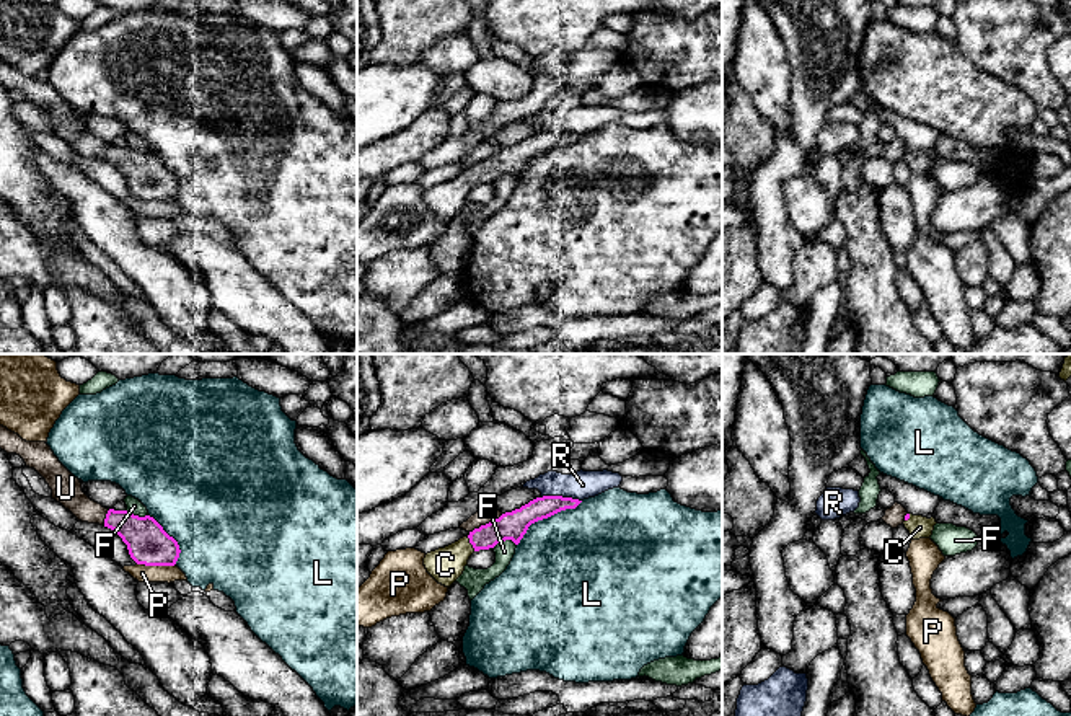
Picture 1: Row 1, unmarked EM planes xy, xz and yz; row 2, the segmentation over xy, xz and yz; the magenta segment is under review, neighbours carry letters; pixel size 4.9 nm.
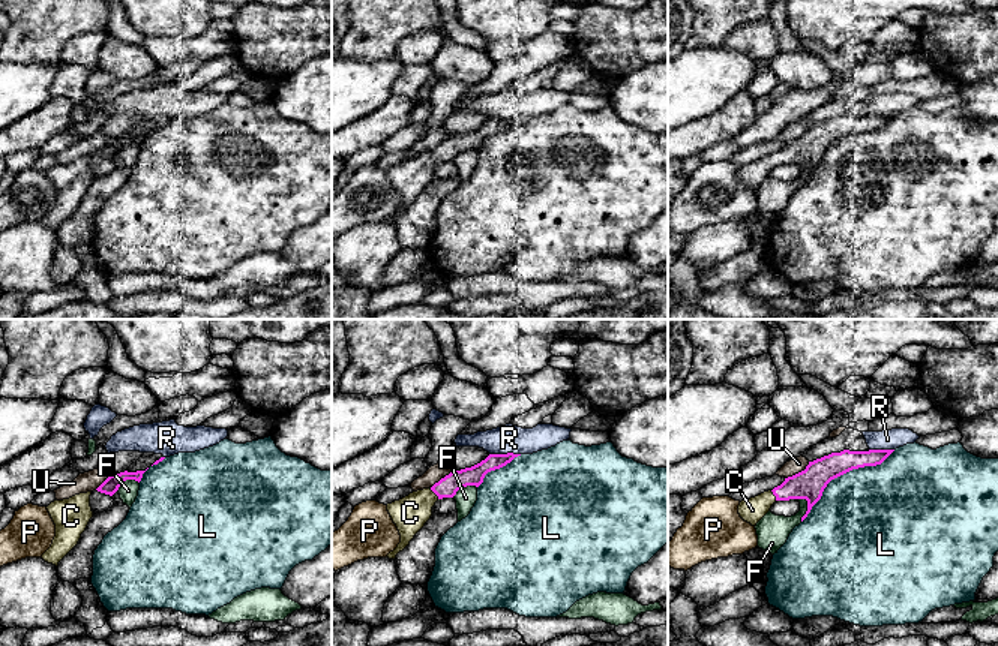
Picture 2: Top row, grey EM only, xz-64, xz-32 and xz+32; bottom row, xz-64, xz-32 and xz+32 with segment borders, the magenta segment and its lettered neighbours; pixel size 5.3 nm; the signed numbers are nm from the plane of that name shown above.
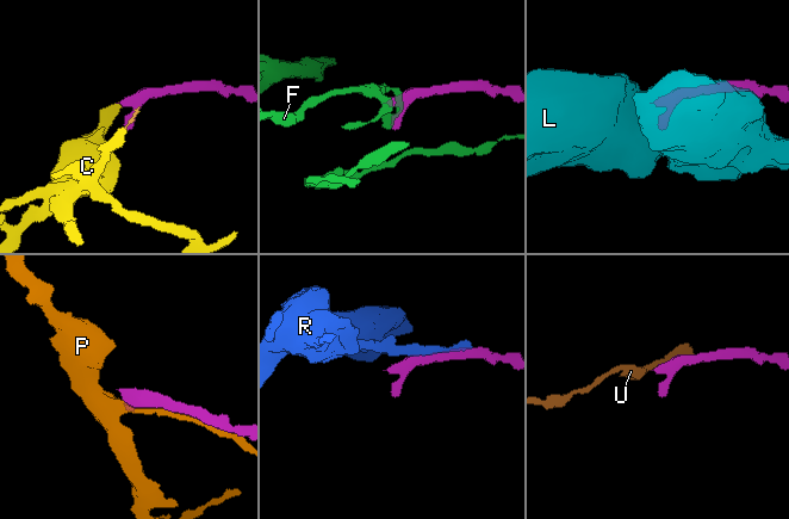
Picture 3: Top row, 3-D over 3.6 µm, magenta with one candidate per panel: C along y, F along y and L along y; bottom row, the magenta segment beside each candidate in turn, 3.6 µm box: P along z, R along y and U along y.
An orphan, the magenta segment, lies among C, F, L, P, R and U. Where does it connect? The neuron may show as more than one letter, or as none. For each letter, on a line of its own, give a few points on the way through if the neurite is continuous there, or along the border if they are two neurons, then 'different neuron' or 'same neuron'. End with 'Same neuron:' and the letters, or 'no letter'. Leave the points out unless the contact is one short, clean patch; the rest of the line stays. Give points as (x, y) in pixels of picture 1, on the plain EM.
C: across xz (512, 160), (470, 176), (445, 199) | same neuron
F: along xz (515, 178), (501, 175), (493, 183) | different neuron
L: different neuron
P: different neuron
R: different neuron
U: different neuron
Same neuron: C

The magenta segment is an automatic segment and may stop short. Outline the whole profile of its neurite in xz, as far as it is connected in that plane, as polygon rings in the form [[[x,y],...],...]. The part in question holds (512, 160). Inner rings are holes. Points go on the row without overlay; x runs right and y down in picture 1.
[[[562,130],[536,132],[520,144],[505,147],[499,153],[474,163],[458,176],[427,188],[424,201],[439,219],[450,222],[463,209],[474,186],[494,183],[505,175],[518,179],[531,158],[561,145],[575,144],[580,137]]]

